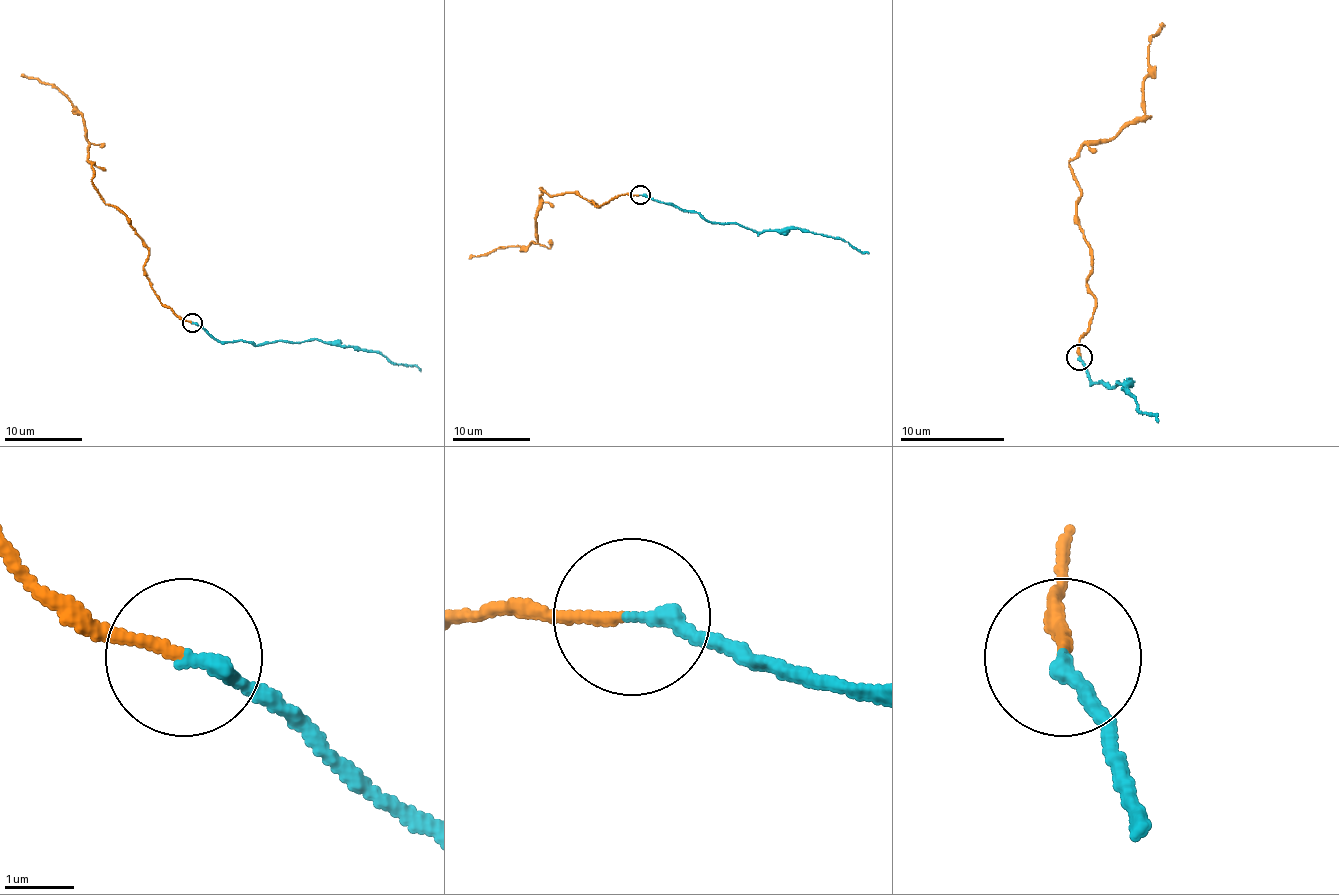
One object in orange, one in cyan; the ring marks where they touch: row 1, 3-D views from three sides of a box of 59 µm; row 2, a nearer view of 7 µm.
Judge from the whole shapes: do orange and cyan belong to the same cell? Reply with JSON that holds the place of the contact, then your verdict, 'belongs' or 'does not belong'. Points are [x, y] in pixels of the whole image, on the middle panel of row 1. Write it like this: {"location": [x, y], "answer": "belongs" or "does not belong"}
{"location": [640, 195], "answer": "belongs"}

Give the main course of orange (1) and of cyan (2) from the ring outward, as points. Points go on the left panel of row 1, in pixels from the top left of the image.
1: (193, 323), (165, 307), (144, 270), (146, 243), (101, 196), (87, 159), (83, 116), (52, 85), (21, 73)
2: (193, 323), (220, 341), (261, 344), (310, 339), (384, 354), (421, 372)

